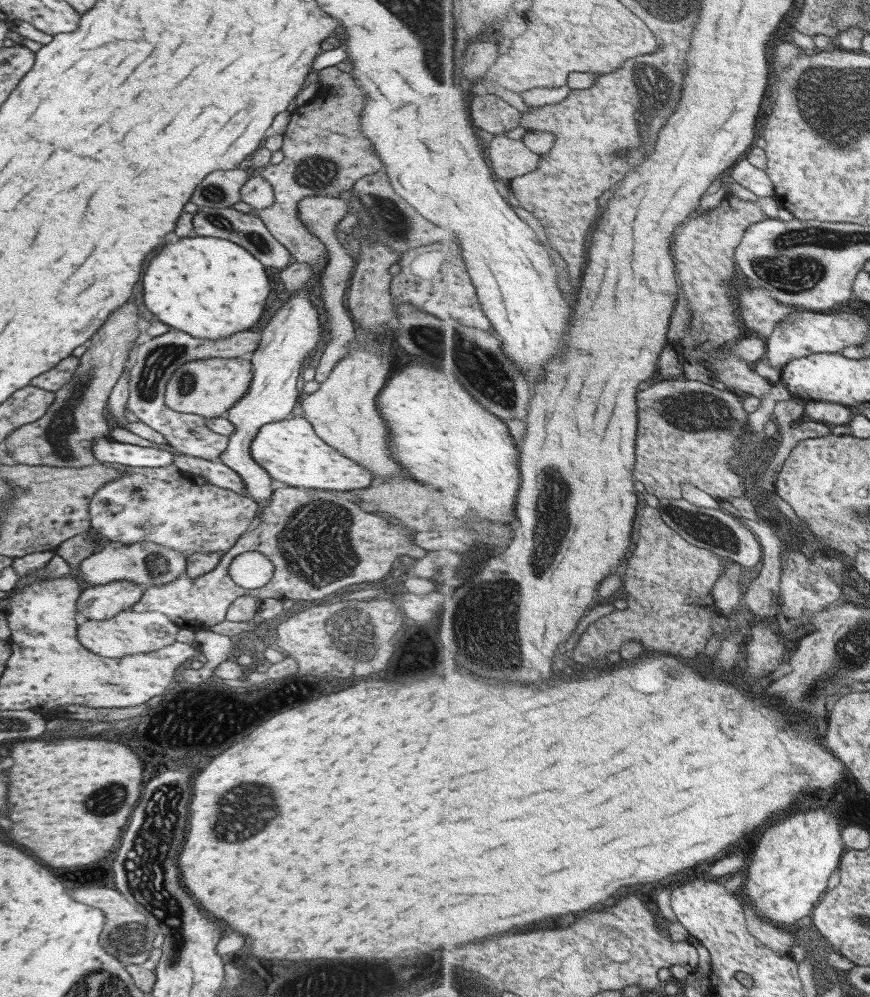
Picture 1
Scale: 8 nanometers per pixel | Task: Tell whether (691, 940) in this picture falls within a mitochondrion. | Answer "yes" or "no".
no

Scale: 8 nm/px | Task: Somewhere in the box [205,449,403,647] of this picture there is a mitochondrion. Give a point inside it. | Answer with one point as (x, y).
(316, 545)

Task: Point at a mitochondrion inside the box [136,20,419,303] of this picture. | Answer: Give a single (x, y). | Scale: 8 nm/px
(386, 214)

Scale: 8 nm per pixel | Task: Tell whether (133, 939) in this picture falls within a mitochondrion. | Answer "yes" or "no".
yes

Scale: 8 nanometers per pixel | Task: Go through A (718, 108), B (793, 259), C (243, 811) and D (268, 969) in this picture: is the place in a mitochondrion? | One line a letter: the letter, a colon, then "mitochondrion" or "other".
A: other
B: mitochondrion
C: mitochondrion
D: other

